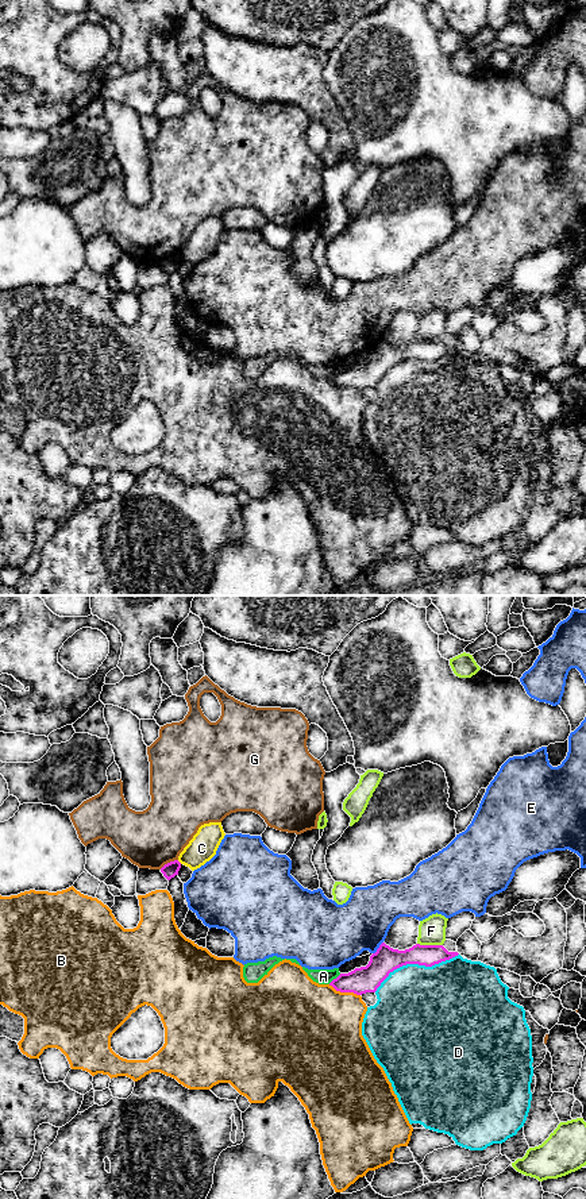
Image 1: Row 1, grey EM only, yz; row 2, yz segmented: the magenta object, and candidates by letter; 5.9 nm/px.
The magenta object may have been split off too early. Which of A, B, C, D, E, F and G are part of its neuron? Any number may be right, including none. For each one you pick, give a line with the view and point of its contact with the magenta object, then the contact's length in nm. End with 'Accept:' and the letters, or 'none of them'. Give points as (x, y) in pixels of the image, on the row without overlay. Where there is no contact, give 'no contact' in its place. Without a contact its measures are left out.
Accept: none of them

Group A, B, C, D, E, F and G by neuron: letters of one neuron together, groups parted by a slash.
A / B / C / D / E / F / G

